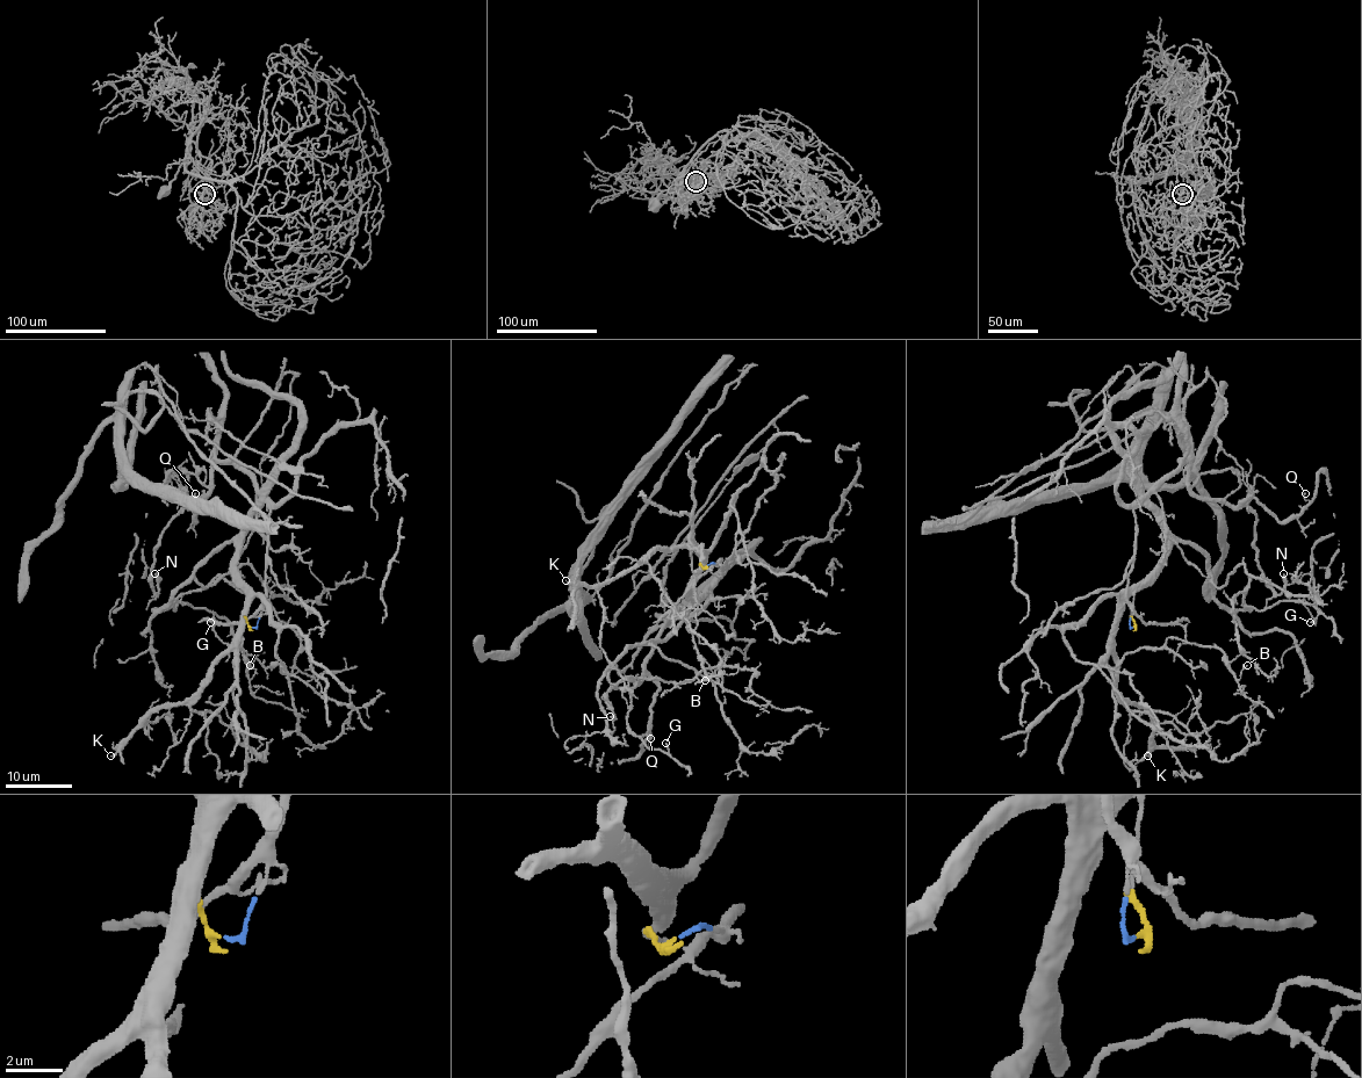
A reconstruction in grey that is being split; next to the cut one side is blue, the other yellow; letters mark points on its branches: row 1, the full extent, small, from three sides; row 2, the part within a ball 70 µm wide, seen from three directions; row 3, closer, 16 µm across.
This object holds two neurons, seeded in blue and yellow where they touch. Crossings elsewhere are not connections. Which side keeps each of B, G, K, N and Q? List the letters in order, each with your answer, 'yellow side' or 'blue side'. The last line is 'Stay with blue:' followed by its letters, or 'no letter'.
B: yellow side
G: yellow side
K: yellow side
N: blue side
Q: blue side
Stay with blue: N, Q

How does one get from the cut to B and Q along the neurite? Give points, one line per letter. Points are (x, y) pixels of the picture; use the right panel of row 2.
B: (1132, 627), (1132, 595), (1110, 666), (1168, 638), (1217, 646), (1238, 680), (1246, 665)
Q: (1132, 627), (1133, 511), (1183, 463), (1195, 493), (1232, 505), (1256, 498), (1280, 520), (1291, 520), (1305, 493)

